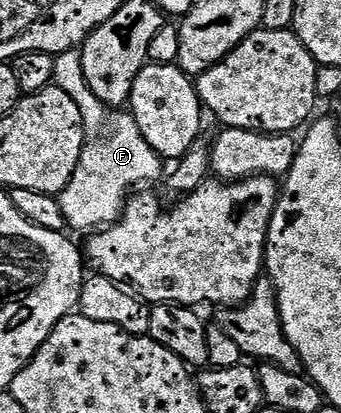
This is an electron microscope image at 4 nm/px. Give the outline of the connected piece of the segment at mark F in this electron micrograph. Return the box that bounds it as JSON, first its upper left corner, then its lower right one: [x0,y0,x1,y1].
[53,49,164,231]

